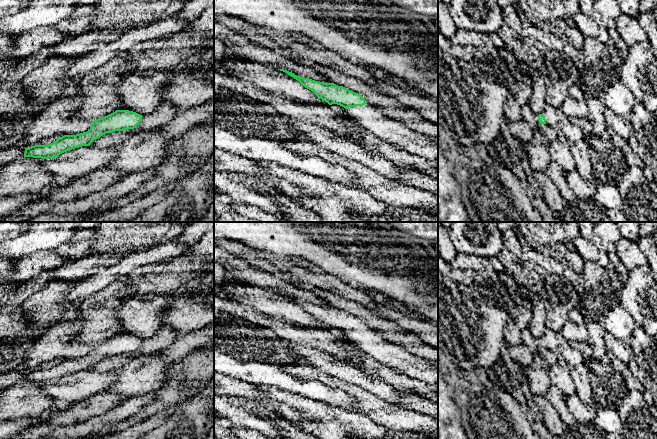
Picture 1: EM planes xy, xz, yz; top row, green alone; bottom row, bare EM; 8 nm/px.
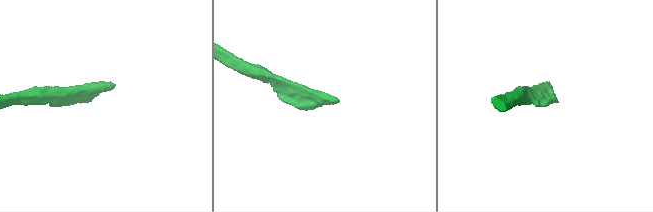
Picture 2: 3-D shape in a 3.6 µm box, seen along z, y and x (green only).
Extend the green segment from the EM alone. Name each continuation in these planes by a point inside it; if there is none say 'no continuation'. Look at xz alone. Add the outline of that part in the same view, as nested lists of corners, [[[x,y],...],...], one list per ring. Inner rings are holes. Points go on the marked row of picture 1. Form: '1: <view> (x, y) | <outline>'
1: xz (389, 131) | [[[368,103],[349,107],[341,116],[354,121],[361,129],[372,133],[380,142],[429,162],[438,160],[438,139],[410,130],[405,123],[384,116]]]

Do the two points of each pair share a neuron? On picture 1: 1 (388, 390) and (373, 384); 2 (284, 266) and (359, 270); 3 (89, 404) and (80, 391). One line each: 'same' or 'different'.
1: same
2: different
3: different

